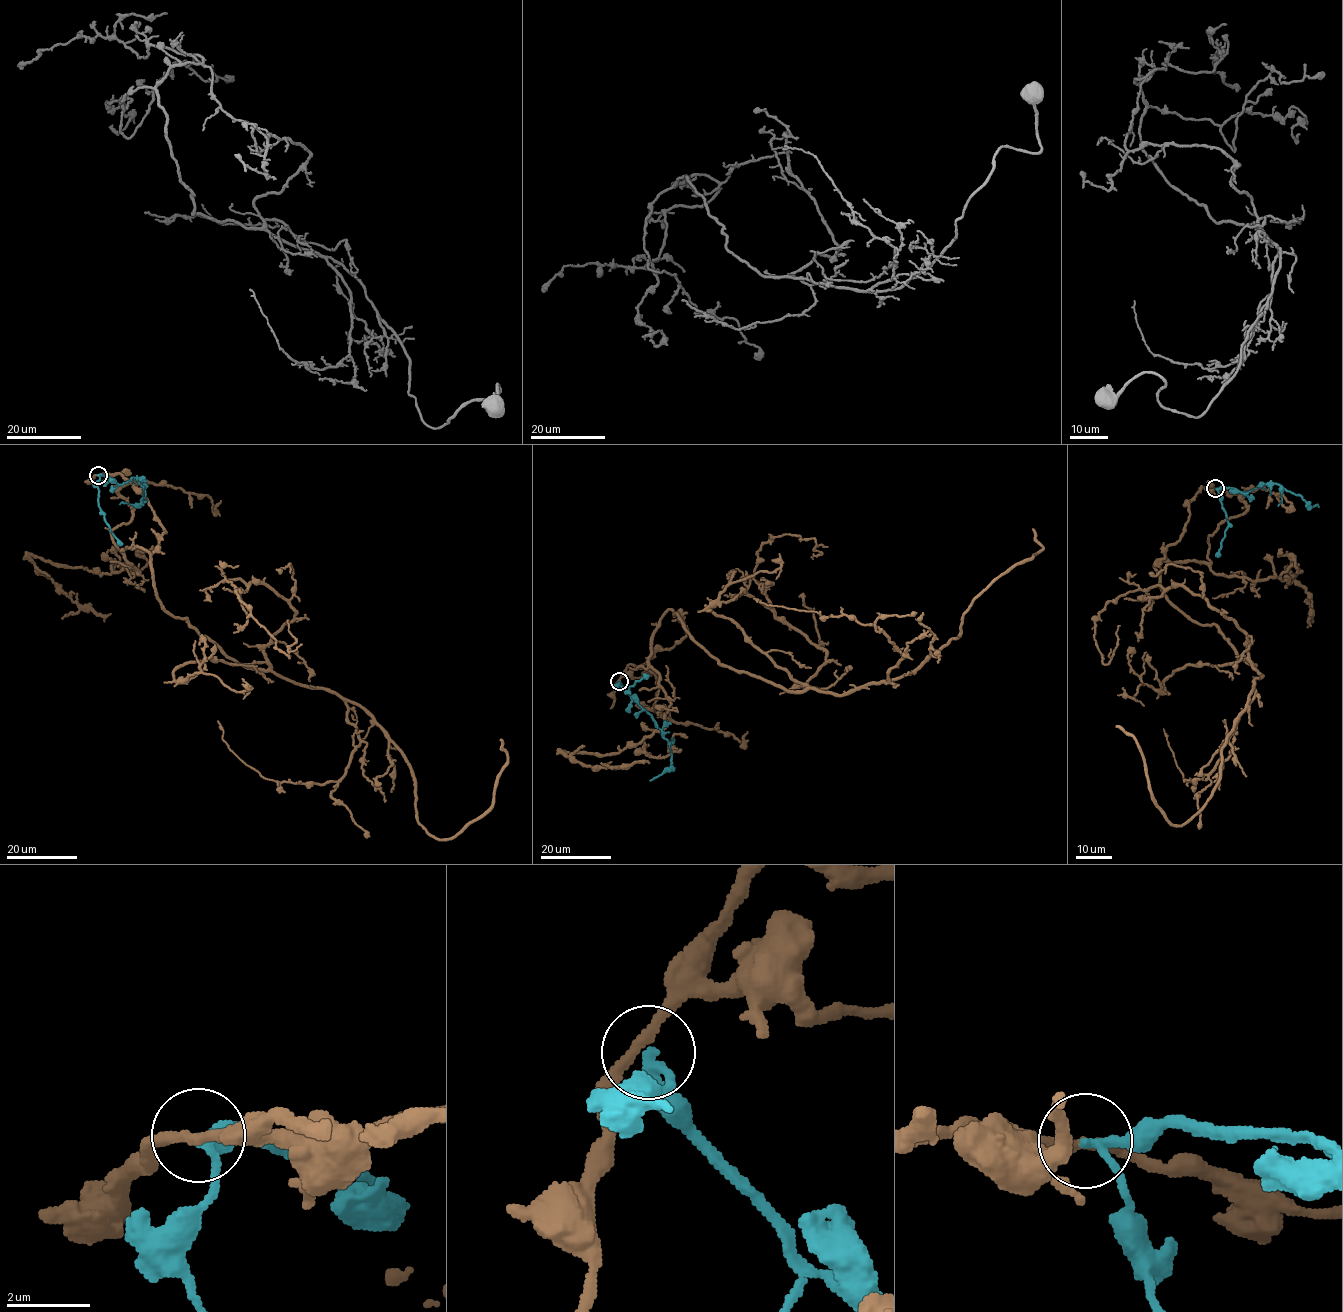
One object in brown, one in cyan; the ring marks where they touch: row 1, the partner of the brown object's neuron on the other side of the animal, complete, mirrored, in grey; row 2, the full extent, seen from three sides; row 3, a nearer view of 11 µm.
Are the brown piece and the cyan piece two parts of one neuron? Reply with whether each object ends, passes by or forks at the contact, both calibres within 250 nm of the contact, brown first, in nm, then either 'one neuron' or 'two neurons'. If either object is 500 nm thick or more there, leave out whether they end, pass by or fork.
brown passes by; cyan passes by; 240 nm thick on the brown side, 200 nm on the other; two neurons

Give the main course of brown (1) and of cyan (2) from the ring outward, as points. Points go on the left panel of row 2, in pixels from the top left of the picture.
1: (98, 475), (164, 530), (167, 611), (357, 703), (430, 834), (492, 804), (501, 739)
2: (98, 475), (110, 477), (122, 485), (132, 477), (143, 482), (141, 502), (119, 504)

